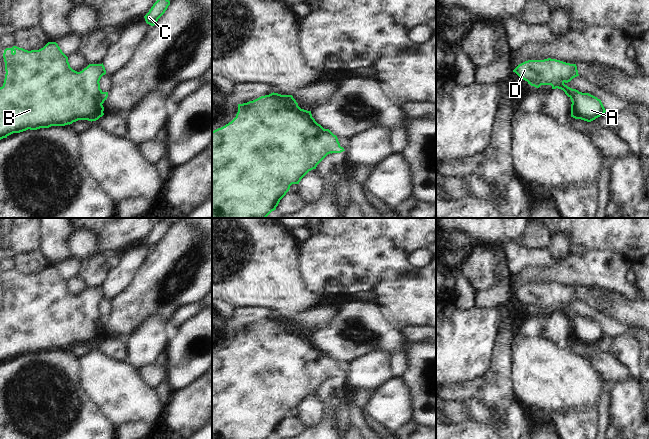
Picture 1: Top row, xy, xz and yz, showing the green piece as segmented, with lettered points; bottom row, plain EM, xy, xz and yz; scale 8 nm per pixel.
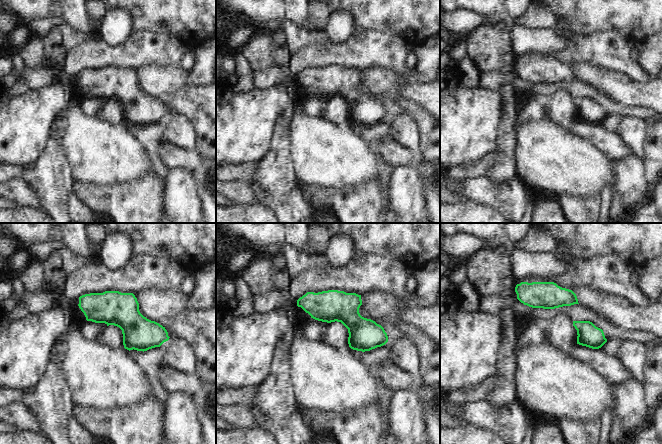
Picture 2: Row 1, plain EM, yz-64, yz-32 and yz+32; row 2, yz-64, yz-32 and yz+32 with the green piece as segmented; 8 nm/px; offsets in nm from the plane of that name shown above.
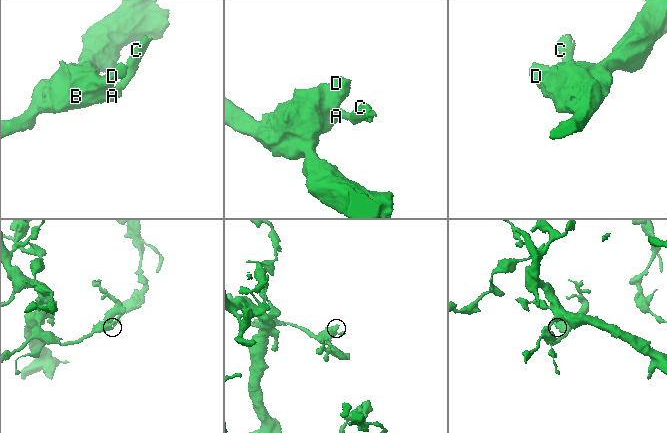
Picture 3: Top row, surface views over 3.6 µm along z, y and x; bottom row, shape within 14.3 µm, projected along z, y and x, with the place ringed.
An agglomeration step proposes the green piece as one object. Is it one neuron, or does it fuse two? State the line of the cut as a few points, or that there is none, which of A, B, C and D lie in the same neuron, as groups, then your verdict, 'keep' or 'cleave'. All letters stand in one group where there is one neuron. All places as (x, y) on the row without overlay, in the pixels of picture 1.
no cut | A B C D | keep

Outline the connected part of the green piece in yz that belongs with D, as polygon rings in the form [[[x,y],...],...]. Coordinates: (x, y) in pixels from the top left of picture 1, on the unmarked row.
[[[551,282],[528,284],[519,288],[513,296],[536,312],[551,309],[552,313],[563,314],[571,323],[571,341],[575,343],[591,346],[606,336],[600,323],[566,309],[579,300],[576,288]]]

